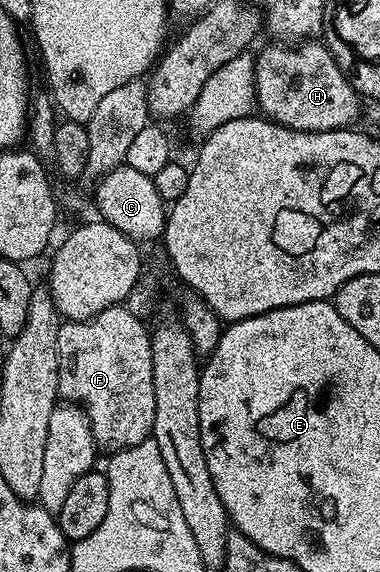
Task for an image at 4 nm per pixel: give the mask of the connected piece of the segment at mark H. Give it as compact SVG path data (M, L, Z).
M273 42L270 45L270 48L256 53L253 65L253 94L262 117L285 128L294 128L296 132L330 132L336 128L356 125L363 103L362 97L353 89L349 77L335 62L324 43L297 42L290 46L285 42Z

